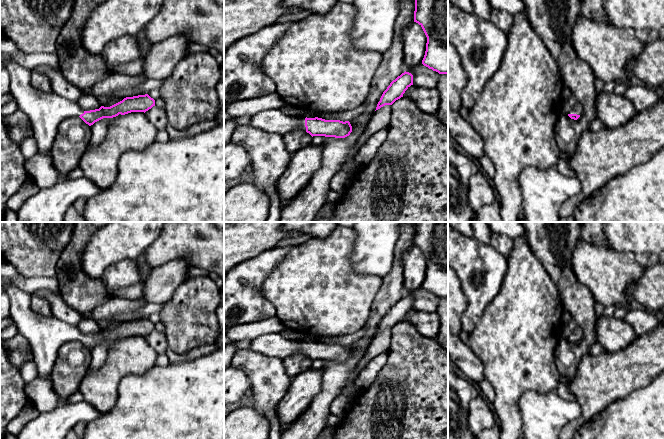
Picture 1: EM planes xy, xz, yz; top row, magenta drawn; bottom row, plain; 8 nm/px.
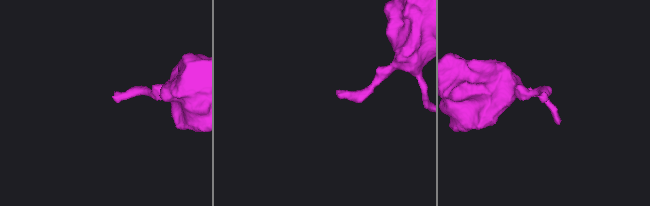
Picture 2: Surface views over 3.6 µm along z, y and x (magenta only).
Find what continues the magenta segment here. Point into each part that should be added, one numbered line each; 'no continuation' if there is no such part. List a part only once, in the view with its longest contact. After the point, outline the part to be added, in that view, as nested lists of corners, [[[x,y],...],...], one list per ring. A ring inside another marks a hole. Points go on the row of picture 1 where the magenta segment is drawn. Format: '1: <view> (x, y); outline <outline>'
1: xz (274, 121); outline [[[279,109],[262,110],[252,115],[249,124],[264,132],[281,136],[296,129],[306,131],[305,118],[285,115]]]

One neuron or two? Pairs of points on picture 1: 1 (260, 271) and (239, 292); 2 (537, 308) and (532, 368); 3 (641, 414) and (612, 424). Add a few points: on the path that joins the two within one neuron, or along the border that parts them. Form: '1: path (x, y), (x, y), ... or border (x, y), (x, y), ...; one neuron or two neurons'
1: path (254, 277), (245, 288); one neuron
2: path (534, 323), (532, 353); one neuron
3: path (634, 421), (631, 424), (619, 424); one neuron

